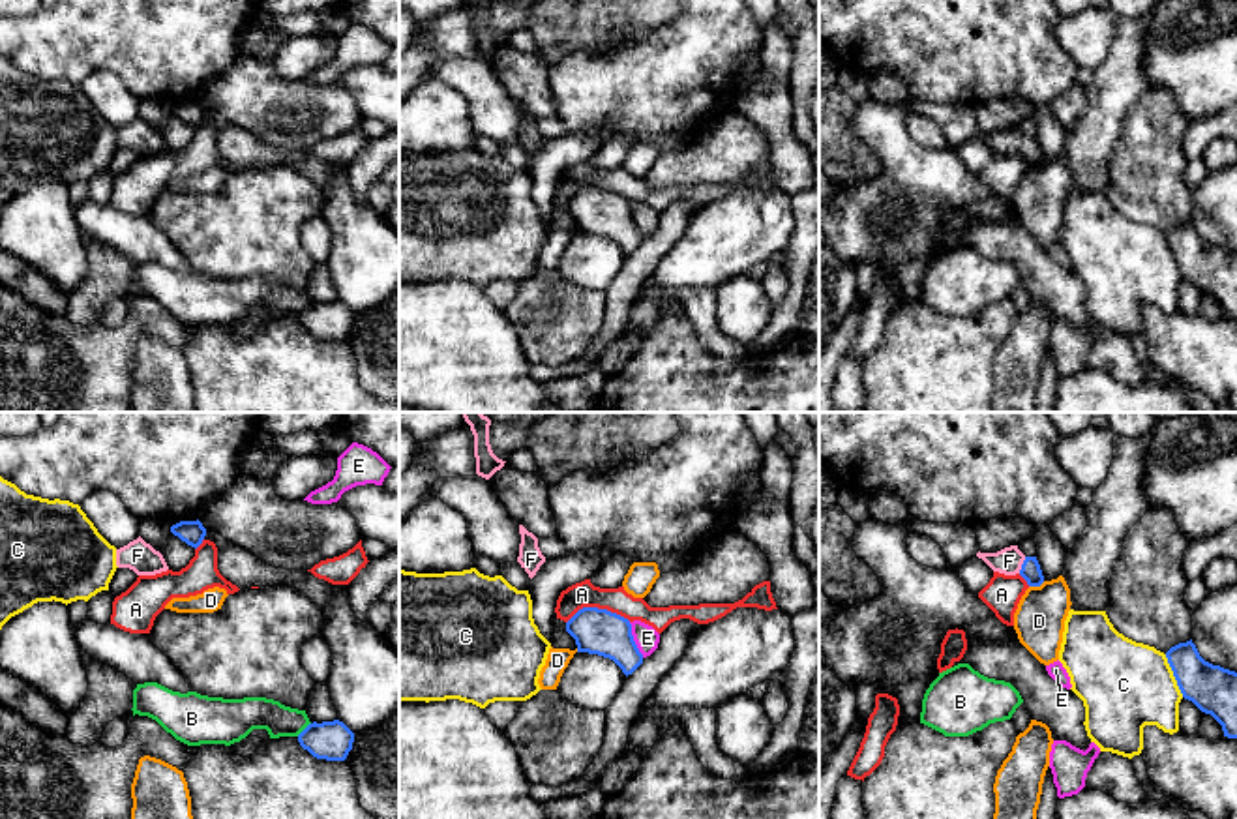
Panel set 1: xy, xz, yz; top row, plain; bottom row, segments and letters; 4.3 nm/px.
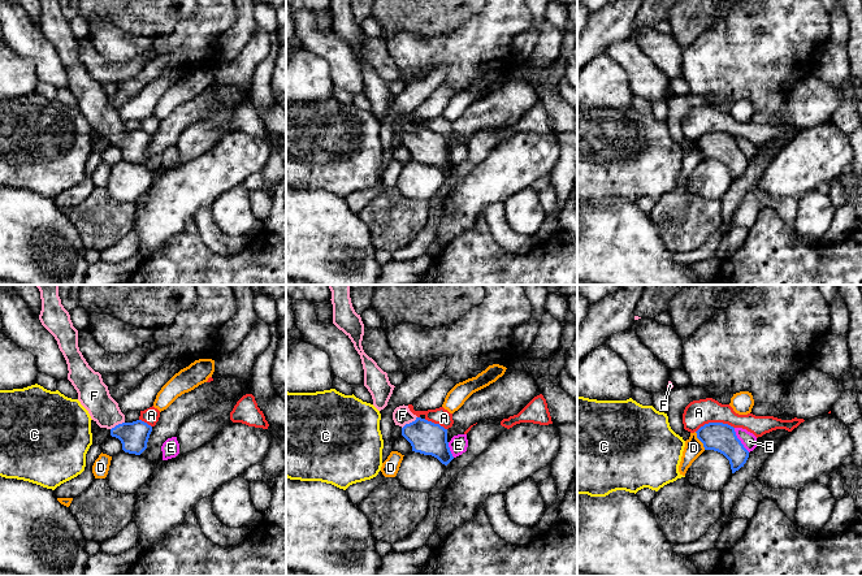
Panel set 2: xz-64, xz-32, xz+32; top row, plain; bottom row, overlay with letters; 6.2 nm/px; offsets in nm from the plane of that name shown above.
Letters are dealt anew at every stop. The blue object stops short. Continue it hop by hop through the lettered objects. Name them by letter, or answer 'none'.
F

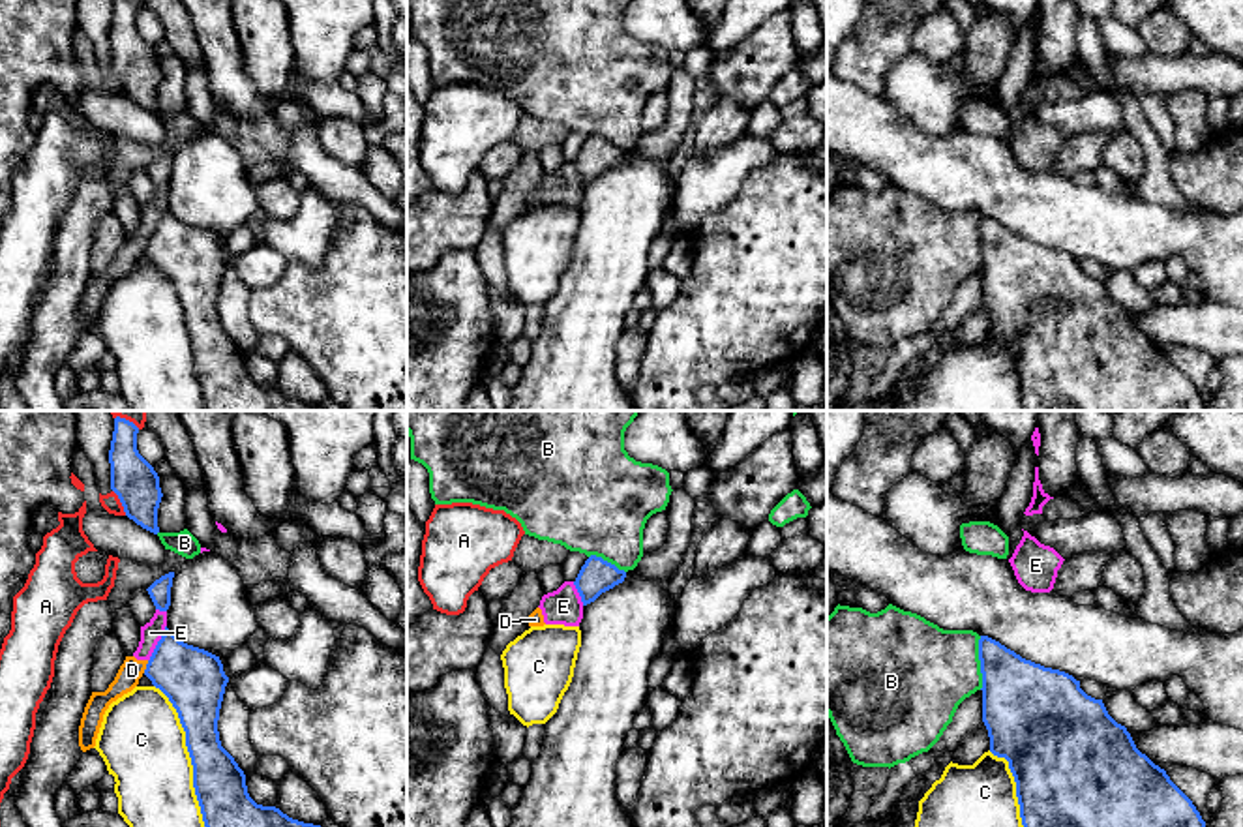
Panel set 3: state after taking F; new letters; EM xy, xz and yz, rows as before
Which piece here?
none

